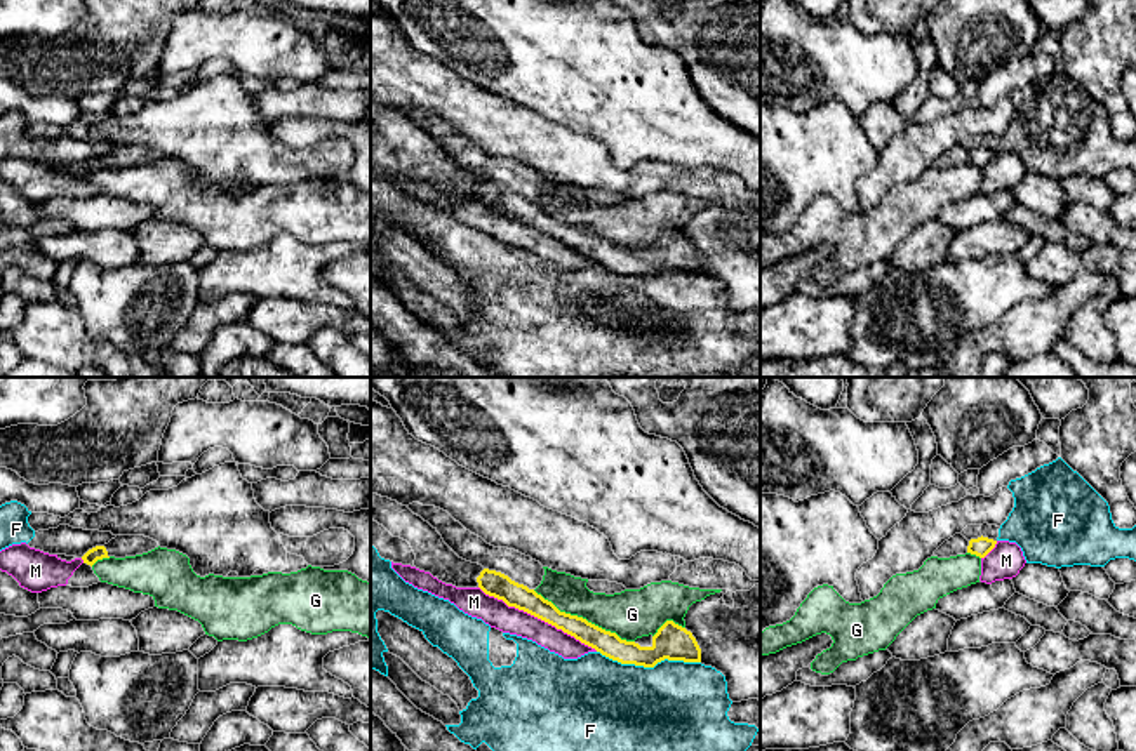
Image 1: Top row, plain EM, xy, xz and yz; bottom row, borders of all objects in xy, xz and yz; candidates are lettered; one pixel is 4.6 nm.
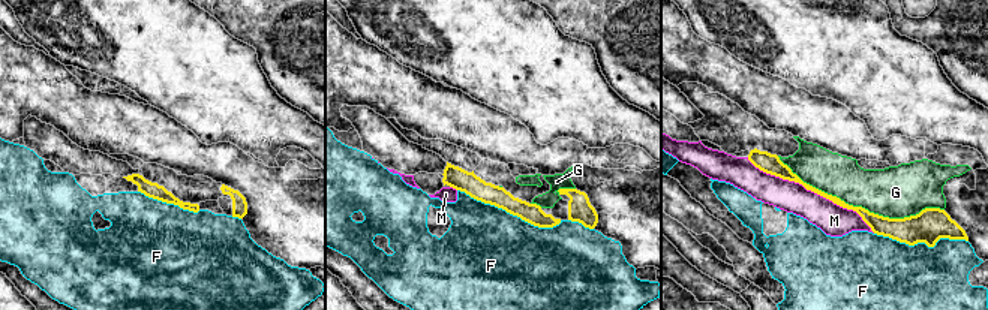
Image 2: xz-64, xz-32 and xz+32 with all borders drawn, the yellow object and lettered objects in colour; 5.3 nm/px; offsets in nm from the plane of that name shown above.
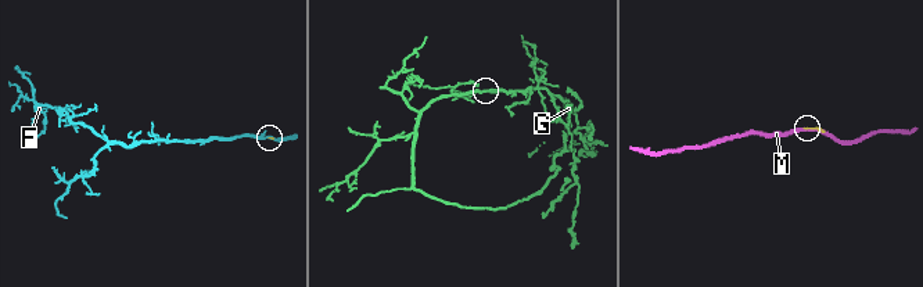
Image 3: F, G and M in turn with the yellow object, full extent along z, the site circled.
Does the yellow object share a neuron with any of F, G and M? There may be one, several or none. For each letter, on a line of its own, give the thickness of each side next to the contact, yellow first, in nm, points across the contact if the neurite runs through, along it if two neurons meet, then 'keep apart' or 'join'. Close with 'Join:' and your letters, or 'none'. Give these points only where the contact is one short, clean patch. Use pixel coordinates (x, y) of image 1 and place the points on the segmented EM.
F: 170 nm thick on the yellow side, 420 nm on the other; keep apart
G: 110 nm thick on the yellow side, 220 nm on the other; keep apart
M: 120 nm thick on the yellow side, 130 nm on the other; keep apart
Join: none

